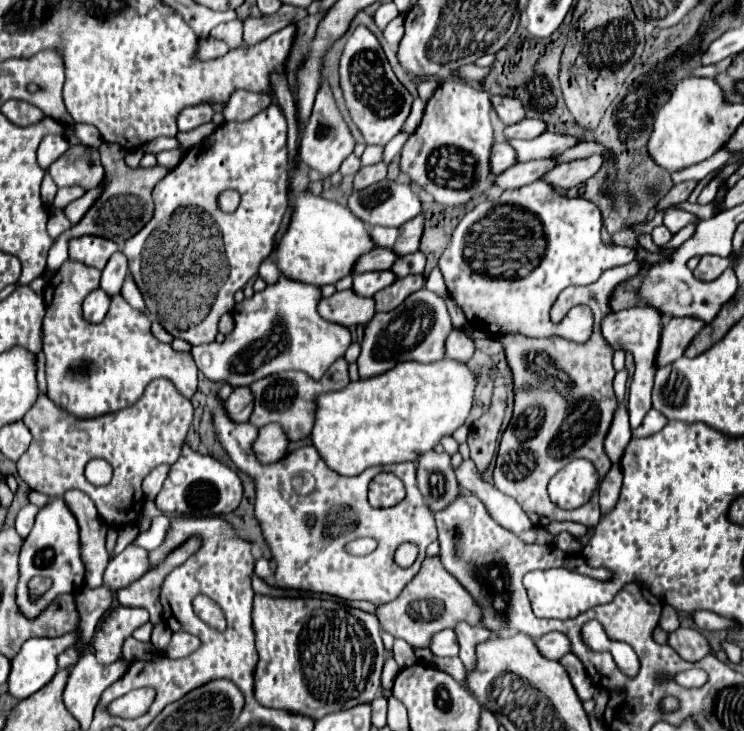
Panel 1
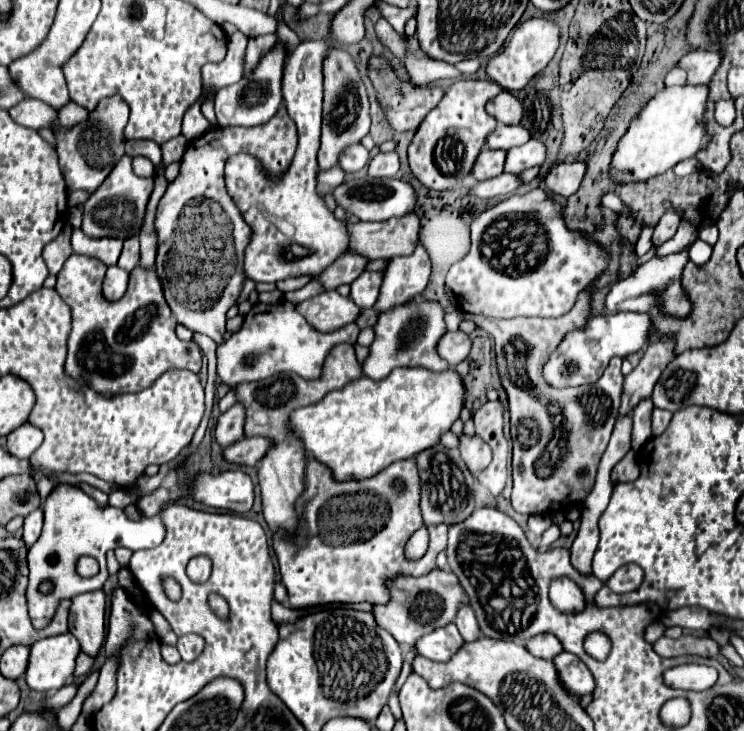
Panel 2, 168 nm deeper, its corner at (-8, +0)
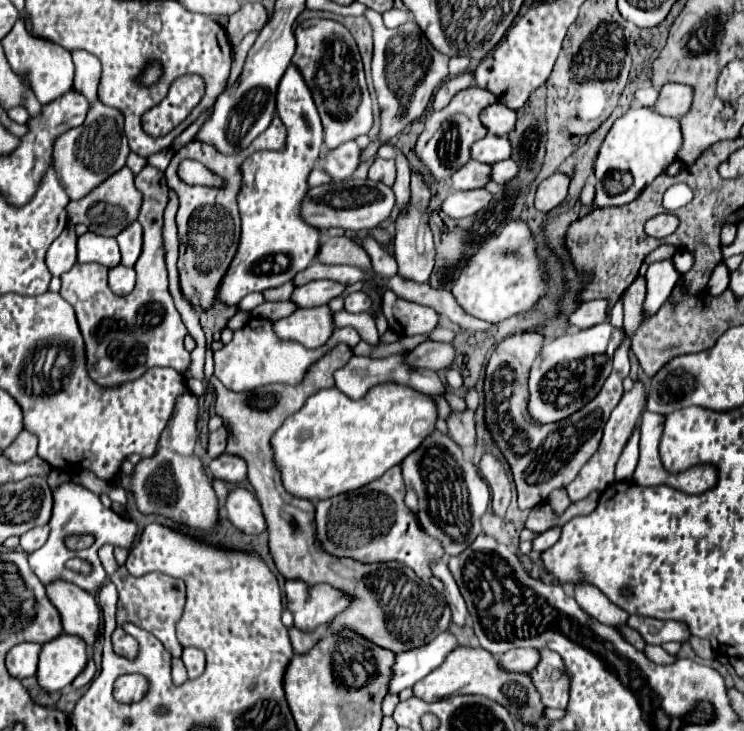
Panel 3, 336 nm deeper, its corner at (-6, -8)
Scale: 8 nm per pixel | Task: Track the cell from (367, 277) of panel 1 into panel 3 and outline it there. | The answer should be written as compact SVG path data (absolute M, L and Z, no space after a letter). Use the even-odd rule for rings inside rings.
M354 292L344 298L344 310L346 312L368 312L370 310L370 298L364 292Z

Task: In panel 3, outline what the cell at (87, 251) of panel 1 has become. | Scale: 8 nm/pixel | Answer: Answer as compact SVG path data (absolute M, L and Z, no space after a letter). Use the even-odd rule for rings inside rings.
M86 232L78 238L78 262L98 262L106 268L120 264L120 250L116 238Z

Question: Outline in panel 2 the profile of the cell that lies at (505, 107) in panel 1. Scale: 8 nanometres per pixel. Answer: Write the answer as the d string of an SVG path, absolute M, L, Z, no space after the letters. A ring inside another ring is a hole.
M502 90L496 98L492 98L486 104L486 110L500 122L500 124L520 124L522 120L522 104L516 96L512 96L508 90Z

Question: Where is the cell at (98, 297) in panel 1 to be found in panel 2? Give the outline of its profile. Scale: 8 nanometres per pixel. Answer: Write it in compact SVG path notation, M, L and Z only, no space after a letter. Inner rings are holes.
M110 266L106 272L106 278L104 278L104 286L102 286L104 298L108 302L120 300L126 292L126 284L128 284L128 272L124 272L118 266Z

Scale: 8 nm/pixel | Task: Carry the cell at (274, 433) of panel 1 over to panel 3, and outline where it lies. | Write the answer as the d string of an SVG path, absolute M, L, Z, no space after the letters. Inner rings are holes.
M226 452L210 460L208 468L216 480L224 480L228 484L240 484L242 480L246 480L246 462Z

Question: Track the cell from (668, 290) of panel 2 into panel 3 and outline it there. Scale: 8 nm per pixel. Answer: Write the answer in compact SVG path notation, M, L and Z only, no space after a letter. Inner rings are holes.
M590 300L580 302L576 310L568 316L568 324L576 328L590 328L608 320L608 302L606 300Z

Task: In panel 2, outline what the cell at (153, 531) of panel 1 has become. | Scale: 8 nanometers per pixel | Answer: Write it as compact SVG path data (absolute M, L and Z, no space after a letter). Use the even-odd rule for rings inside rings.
M70 484L56 486L44 502L42 534L36 540L36 544L28 550L30 576L28 576L26 598L28 598L28 614L32 620L32 626L36 630L46 628L48 620L52 620L52 616L56 614L60 600L74 598L78 594L102 588L108 578L108 572L106 572L108 550L114 550L118 546L124 546L130 550L148 550L148 548L156 548L156 544L160 544L162 540L164 540L164 522L160 520L160 516L152 516L152 518L142 516L138 522L132 522L126 518L122 508L114 508L114 506L100 508L90 496L86 496L76 486L70 486ZM82 556L90 556L98 560L100 572L96 576L82 578L76 572L76 562ZM44 578L54 580L54 592L48 594L46 598L38 592L38 584Z

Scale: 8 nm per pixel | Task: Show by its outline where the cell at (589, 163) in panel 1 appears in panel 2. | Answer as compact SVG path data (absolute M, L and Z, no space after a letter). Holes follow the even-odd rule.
M562 162L546 174L544 184L554 194L572 196L580 188L584 176L586 176L586 164L584 162L572 162L572 164Z

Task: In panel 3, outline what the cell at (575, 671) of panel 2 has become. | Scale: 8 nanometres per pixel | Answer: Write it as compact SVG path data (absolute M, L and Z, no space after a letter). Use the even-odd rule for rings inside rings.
M548 648L538 650L540 662L534 672L530 672L532 684L538 688L542 704L546 708L560 708L564 710L568 704L568 674L564 672L562 658Z

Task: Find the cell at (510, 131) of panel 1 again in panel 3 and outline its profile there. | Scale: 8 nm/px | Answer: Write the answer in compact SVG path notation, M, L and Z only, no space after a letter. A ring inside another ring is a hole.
M486 134L482 140L478 140L472 146L472 158L484 164L494 164L500 160L510 158L512 154L512 146L508 142L506 136L494 136L494 134Z

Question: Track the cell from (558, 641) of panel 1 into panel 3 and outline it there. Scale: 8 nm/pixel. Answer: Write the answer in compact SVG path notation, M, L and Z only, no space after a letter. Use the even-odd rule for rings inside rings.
M514 648L506 654L498 656L498 664L506 672L530 672L538 664L538 650L536 648Z

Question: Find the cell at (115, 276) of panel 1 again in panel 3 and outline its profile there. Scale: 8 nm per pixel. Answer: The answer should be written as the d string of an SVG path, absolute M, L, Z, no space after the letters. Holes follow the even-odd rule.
M134 220L134 224L128 224L128 228L124 228L118 236L118 246L122 252L122 264L124 266L134 266L140 252L142 252L142 226L138 220Z

